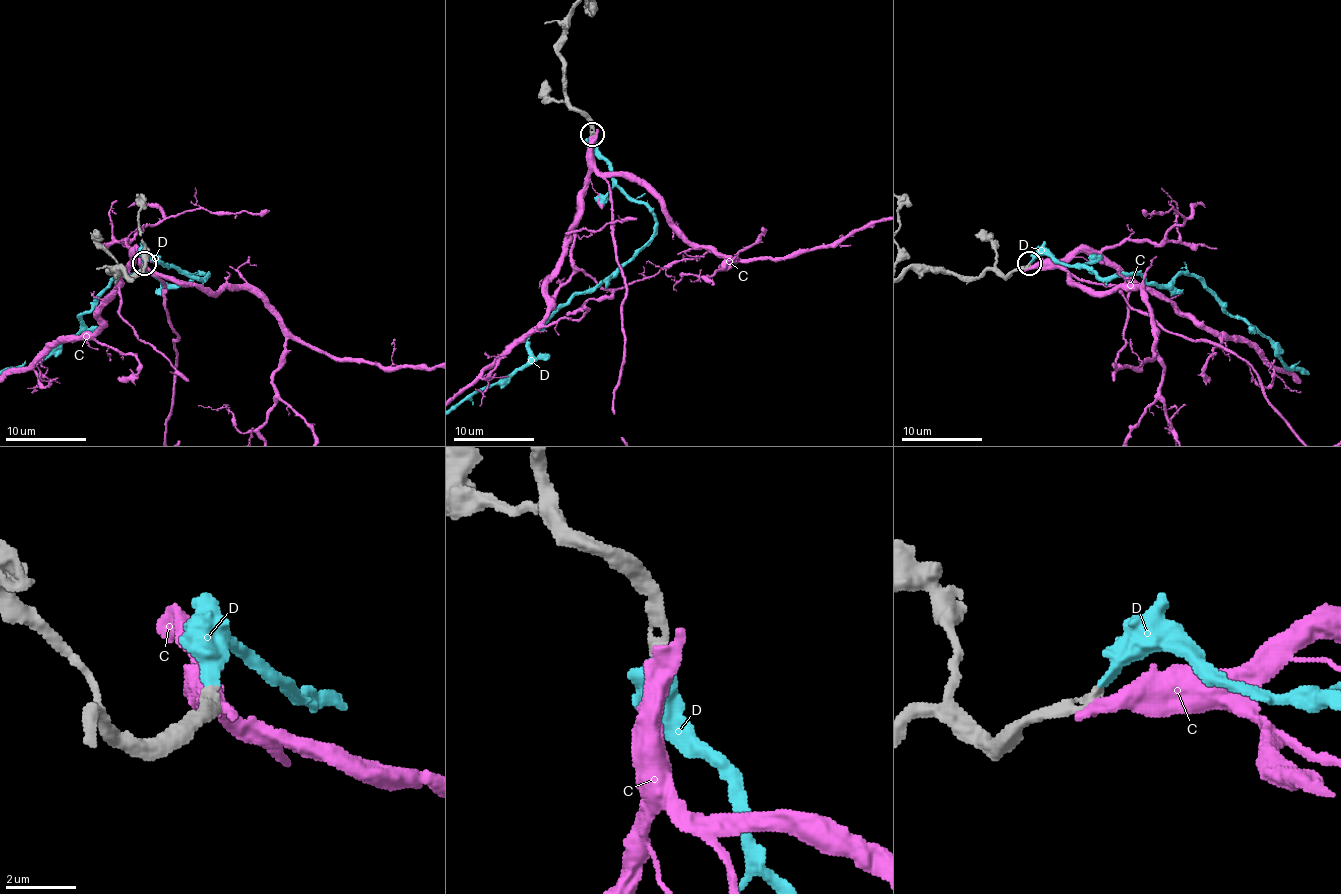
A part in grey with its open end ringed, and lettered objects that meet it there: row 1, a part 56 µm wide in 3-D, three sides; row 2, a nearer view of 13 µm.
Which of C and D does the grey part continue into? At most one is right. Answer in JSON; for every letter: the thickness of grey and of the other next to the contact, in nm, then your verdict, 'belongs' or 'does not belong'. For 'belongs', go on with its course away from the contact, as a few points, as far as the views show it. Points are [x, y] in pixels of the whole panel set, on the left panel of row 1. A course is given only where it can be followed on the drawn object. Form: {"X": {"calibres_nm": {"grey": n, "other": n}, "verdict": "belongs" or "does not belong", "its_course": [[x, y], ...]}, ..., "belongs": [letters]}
{"C": {"calibres_nm": {"grey": 360, "other": 600}, "verdict": "does not belong"}, "D": {"calibres_nm": {"grey": 300, "other": 360}, "verdict": "belongs"}, "belongs": ["D"]}

